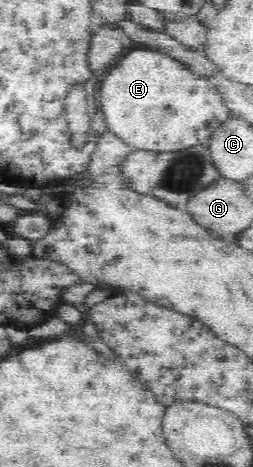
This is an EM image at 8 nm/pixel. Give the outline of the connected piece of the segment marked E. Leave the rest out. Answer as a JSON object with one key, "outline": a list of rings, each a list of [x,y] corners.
{"outline":[[[131,47],[130,49],[134,51],[125,51],[126,55],[118,61],[118,65],[114,65],[108,71],[108,75],[102,81],[100,95],[98,95],[98,103],[102,105],[110,131],[116,133],[124,143],[130,143],[144,151],[184,149],[184,147],[206,143],[212,129],[230,117],[228,109],[222,105],[222,99],[218,97],[210,81],[200,79],[198,75],[188,71],[182,63],[168,57],[166,53],[146,51],[147,47],[144,49]]]}

